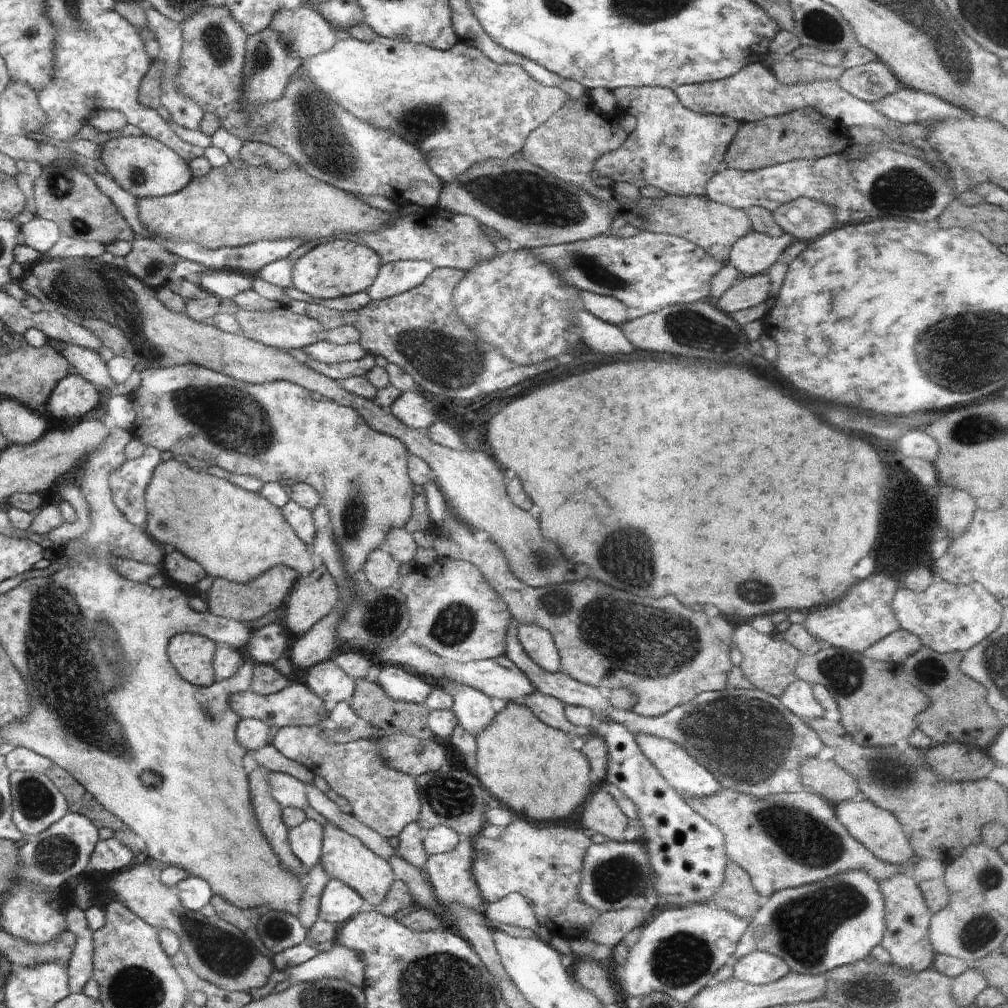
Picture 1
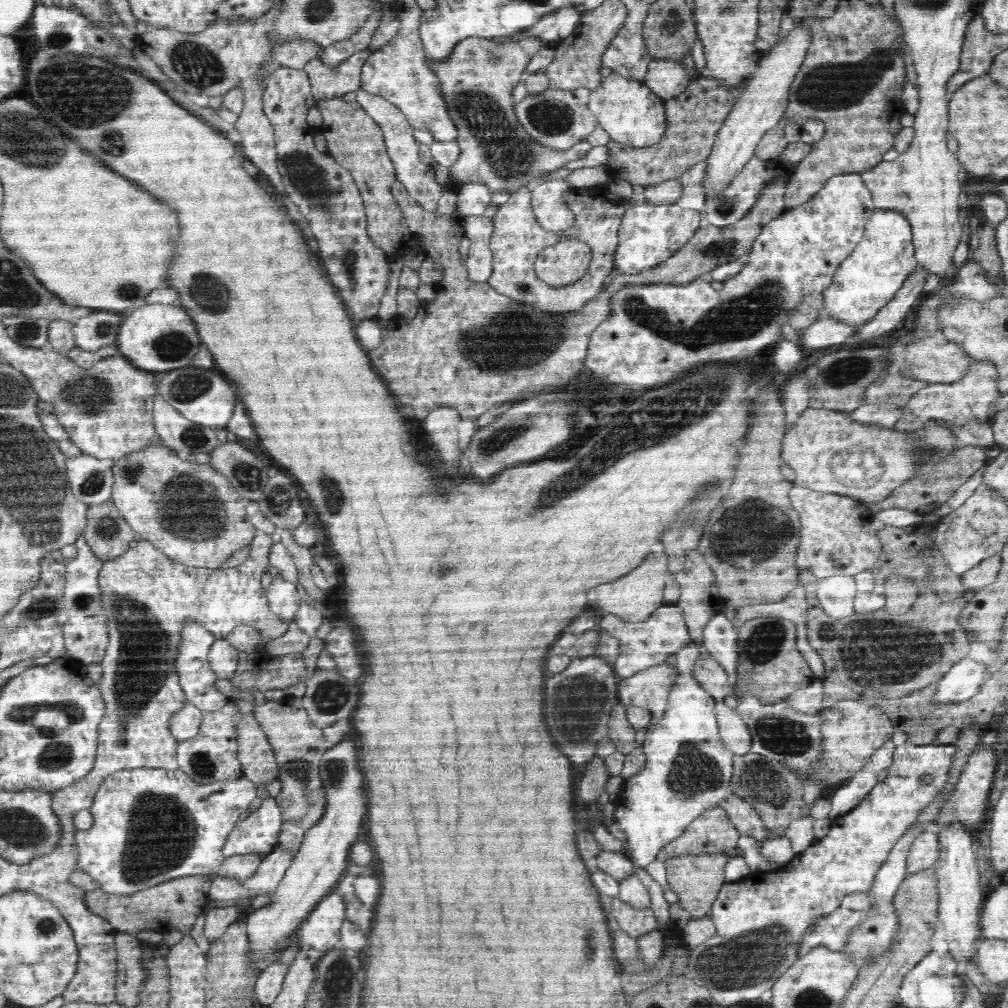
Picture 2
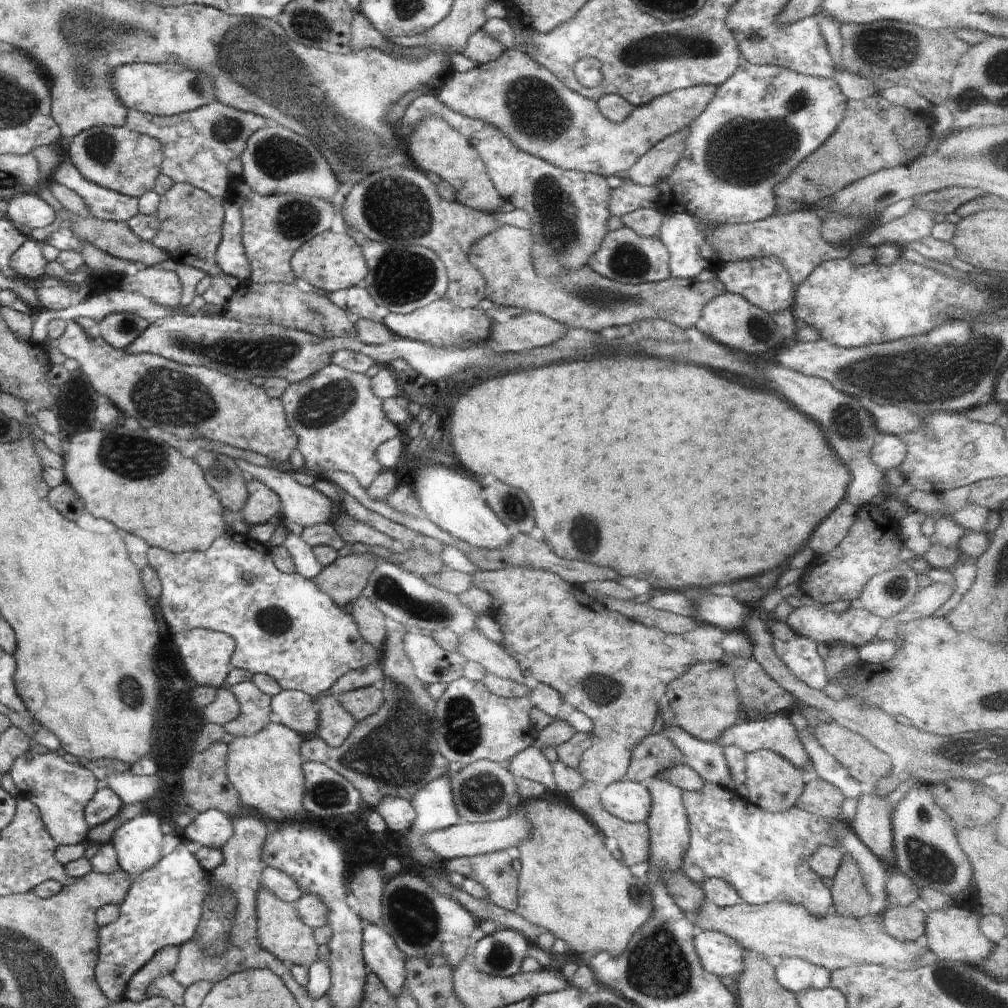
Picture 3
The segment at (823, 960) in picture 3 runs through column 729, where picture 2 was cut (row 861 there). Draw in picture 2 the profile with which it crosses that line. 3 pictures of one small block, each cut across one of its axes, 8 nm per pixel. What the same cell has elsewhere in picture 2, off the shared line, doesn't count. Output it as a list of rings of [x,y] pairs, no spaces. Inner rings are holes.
[[[927,829],[920,833],[909,848],[907,856],[907,872],[916,874],[926,868],[936,865],[939,857],[939,842],[937,831]]]

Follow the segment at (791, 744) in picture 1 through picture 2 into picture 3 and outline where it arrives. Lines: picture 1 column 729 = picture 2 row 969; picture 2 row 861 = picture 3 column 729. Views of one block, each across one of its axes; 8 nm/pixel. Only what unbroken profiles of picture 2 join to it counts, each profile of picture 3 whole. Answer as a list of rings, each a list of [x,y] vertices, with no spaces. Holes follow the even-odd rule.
[[[706,782],[702,790],[696,792],[684,790],[682,800],[687,814],[690,844],[686,847],[686,854],[682,859],[681,872],[690,881],[702,884],[710,878],[720,878],[738,892],[744,903],[750,905],[792,902],[792,904],[802,904],[818,918],[833,909],[832,892],[825,886],[822,878],[810,868],[808,860],[820,846],[842,849],[838,840],[832,836],[832,832],[834,828],[849,825],[839,820],[828,820],[810,814],[798,807],[790,808],[786,812],[771,813],[752,804],[750,800],[744,800],[735,789],[728,790],[712,782]]]

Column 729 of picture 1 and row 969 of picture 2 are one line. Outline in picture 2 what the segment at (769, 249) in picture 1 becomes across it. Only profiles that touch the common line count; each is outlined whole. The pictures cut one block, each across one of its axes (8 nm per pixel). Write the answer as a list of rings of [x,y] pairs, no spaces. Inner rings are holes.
[[[346,740],[334,748],[326,748],[319,762],[324,793],[326,793],[326,812],[324,816],[304,834],[300,850],[293,856],[290,867],[271,896],[270,903],[256,909],[245,917],[247,934],[250,941],[250,957],[254,971],[264,970],[263,958],[278,952],[284,943],[297,931],[302,922],[314,910],[320,900],[334,891],[338,880],[344,877],[344,870],[349,865],[349,850],[356,842],[362,818],[366,812],[362,772],[356,762],[354,742]]]

